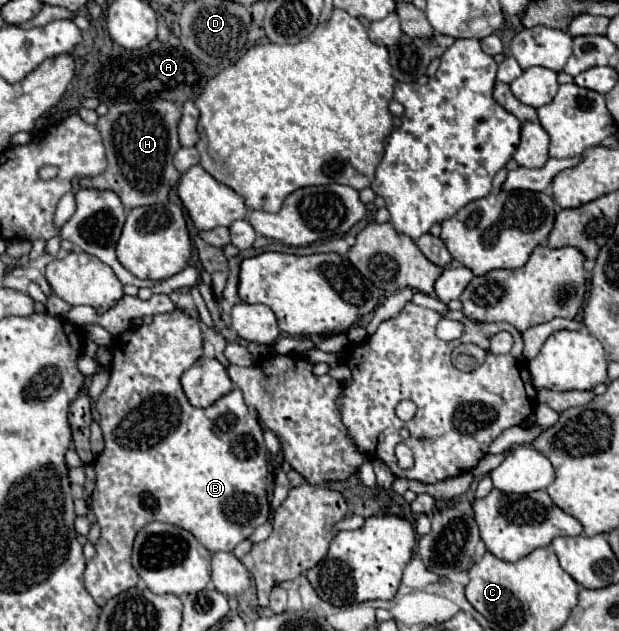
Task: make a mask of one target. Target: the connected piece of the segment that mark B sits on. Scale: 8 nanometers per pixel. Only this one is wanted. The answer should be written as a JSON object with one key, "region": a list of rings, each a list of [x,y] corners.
{"region":[[[181,309],[155,315],[151,325],[129,329],[113,341],[111,379],[95,401],[101,415],[101,431],[105,449],[93,461],[97,479],[93,489],[93,513],[101,527],[101,537],[95,543],[95,557],[87,561],[85,589],[103,607],[111,597],[137,585],[139,577],[129,563],[131,547],[137,531],[149,521],[181,525],[193,533],[201,545],[213,551],[233,551],[237,543],[253,535],[267,521],[267,447],[257,419],[249,413],[243,393],[233,389],[217,401],[217,409],[195,409],[179,383],[181,373],[189,369],[203,353],[203,335],[199,321]]]}

